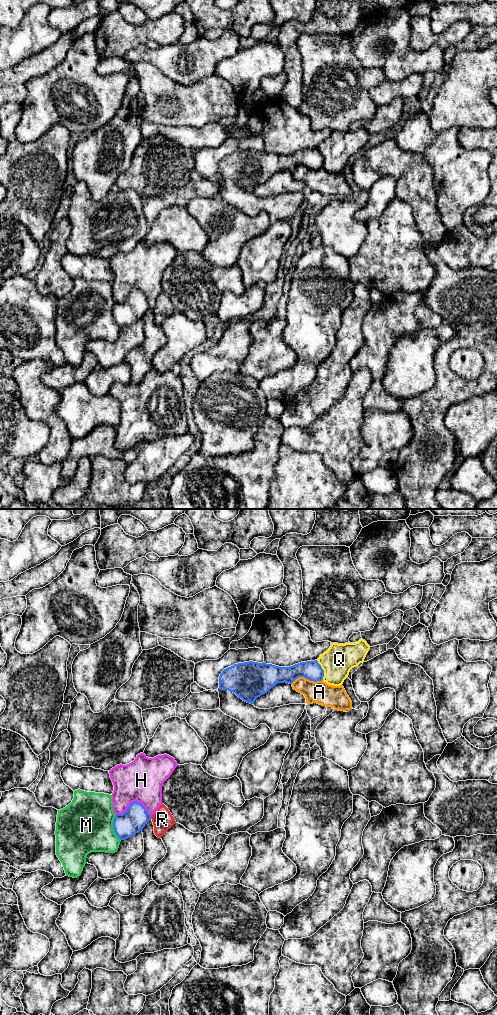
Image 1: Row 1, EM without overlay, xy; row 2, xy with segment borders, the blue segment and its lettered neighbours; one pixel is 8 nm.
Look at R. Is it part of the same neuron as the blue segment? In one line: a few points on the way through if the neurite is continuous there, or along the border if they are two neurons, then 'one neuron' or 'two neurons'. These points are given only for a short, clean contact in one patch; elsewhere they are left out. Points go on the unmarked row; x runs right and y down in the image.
border xy (152, 303), (150, 306); two neurons

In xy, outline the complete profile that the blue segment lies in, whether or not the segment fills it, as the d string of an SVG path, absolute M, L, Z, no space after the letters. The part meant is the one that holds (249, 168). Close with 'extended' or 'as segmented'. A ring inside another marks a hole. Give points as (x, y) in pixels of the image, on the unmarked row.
M317 148L301 150L290 155L249 149L224 157L219 164L218 177L233 180L243 189L254 192L258 185L276 172L292 172L299 165L314 170L322 169L324 158Z; as segmented

